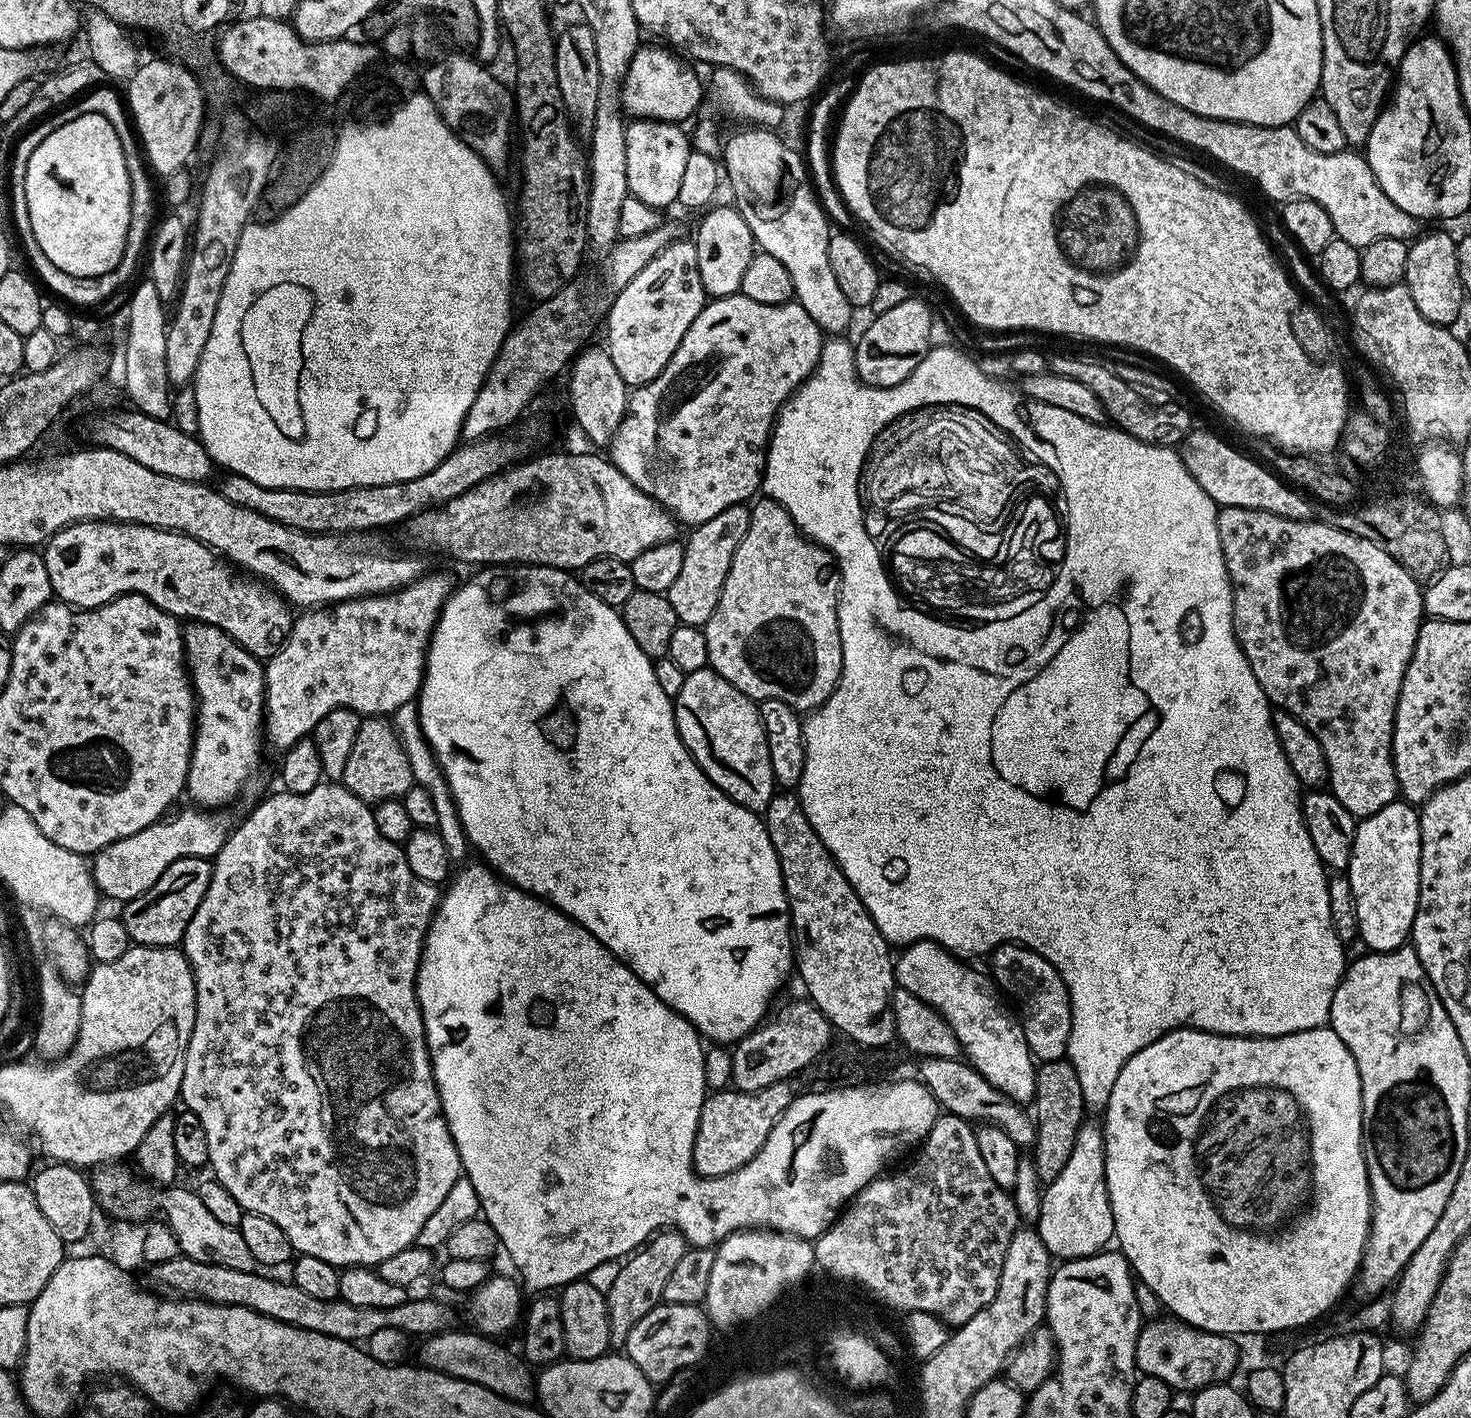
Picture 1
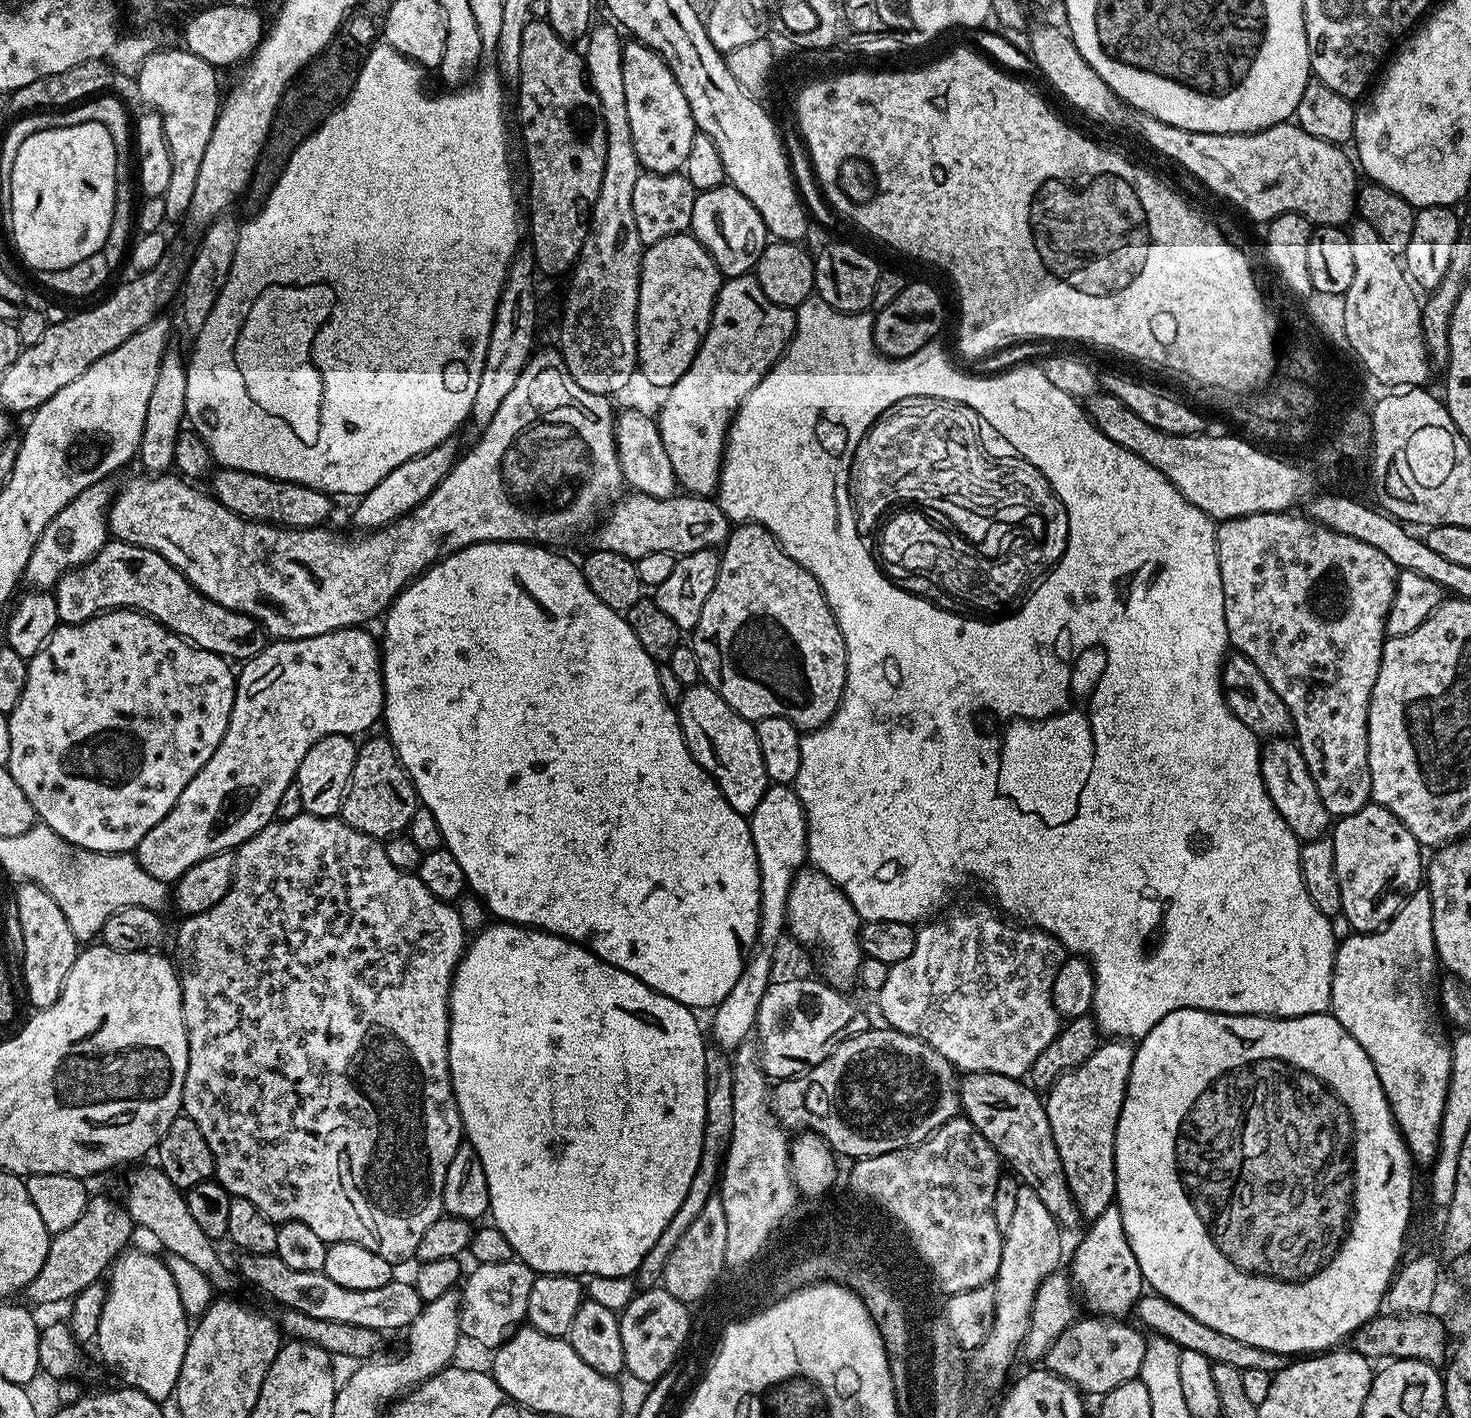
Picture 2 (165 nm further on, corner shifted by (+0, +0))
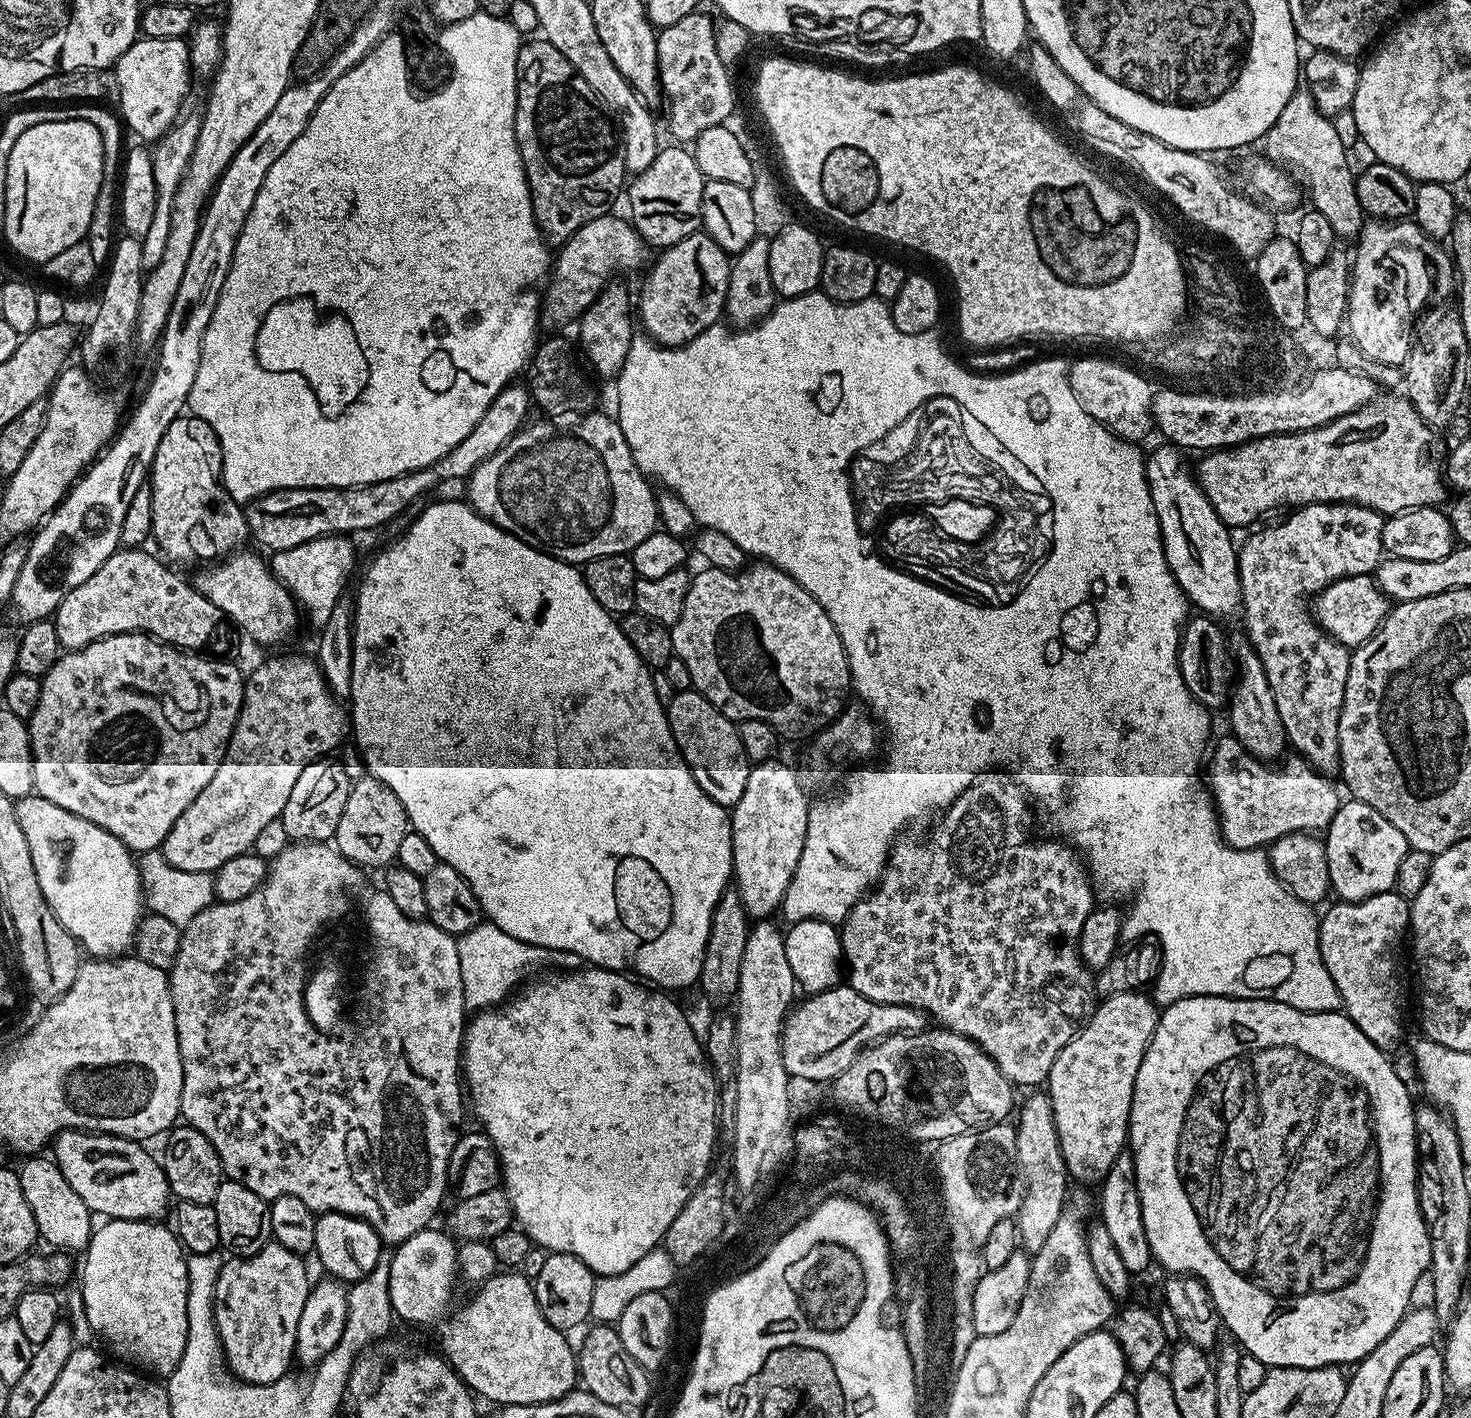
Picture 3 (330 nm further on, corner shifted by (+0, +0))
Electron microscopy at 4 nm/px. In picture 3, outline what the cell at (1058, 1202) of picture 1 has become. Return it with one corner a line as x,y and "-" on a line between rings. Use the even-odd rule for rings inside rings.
1136,990
1116,993
1097,1003
1088,1023
1054,1058
1046,1091
1054,1106
1058,1146
1073,1181
1099,1185
1114,1158
1125,1151
1134,1082
1157,1019
1158,1008
1151,995

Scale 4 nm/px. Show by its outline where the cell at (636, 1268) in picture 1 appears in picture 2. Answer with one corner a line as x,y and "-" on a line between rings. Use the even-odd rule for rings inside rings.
716,1046
705,1047
706,1054
706,1122
704,1123
704,1149
698,1162
698,1170
690,1182
690,1190
686,1190
686,1198
682,1198
682,1206
678,1206
678,1214
670,1218
670,1226
662,1230
658,1242
650,1246
646,1258
642,1258
640,1269
634,1273
634,1279
637,1285
652,1286
657,1282
663,1281
664,1271
666,1270
666,1258
670,1258
674,1246
678,1246
678,1241
686,1230
690,1230
694,1218
702,1214
702,1206
710,1202
718,1188
718,1181
722,1175
722,1161
725,1152
728,1151
732,1141
732,1131
734,1130
734,1082
732,1077
733,1061
729,1053
723,1052

